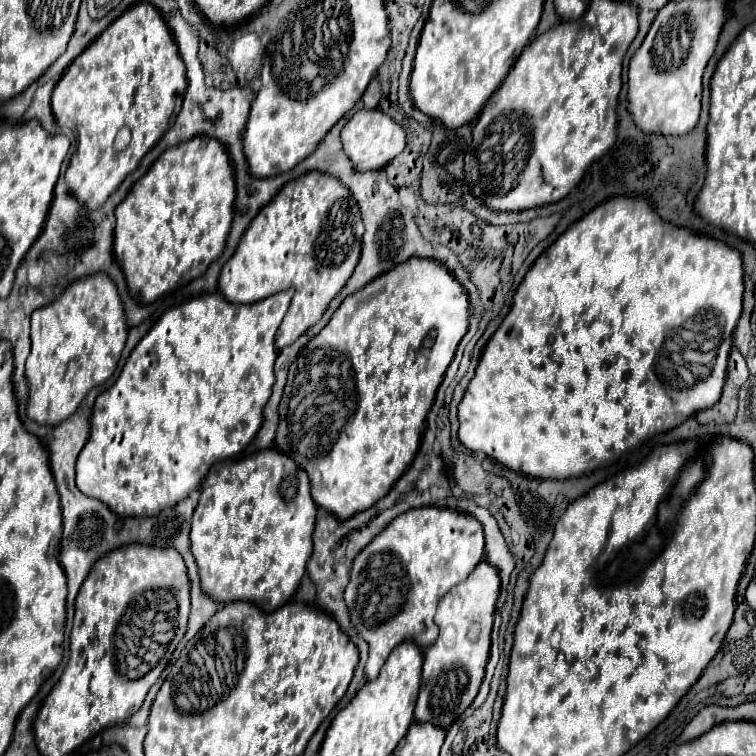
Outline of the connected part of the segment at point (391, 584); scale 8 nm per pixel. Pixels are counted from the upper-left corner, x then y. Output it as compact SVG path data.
M422 506L396 516L356 558L346 586L350 622L368 642L370 656L364 666L366 678L374 680L388 654L402 642L412 640L420 648L436 642L434 616L440 598L468 574L484 556L484 532L474 516L452 508Z

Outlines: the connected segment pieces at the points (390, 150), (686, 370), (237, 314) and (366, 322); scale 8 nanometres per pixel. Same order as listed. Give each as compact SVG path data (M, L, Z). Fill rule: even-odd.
M358 110L340 130L340 140L346 156L352 160L356 172L382 170L394 156L398 156L406 146L406 134L400 124L380 110Z
M612 198L596 206L582 220L574 222L546 252L532 264L522 284L514 294L512 308L500 328L488 340L482 362L476 366L476 374L468 384L468 390L458 406L460 420L460 442L474 452L484 452L488 458L504 464L506 468L546 480L568 480L584 476L600 466L612 464L630 448L640 446L644 439L654 434L668 432L682 424L692 414L712 408L722 394L726 380L726 362L732 350L732 334L742 314L742 292L744 292L744 270L738 250L732 250L718 240L700 240L686 228L676 228L664 222L644 198Z
M286 290L286 292L272 294L264 300L258 300L256 304L230 304L220 296L220 292L212 292L212 294L191 297L180 304L178 308L166 310L162 314L162 318L158 319L156 324L148 330L148 334L136 344L136 348L132 350L130 358L126 360L116 384L112 384L108 390L104 390L96 398L96 404L92 410L92 420L90 420L92 422L90 438L88 438L86 446L82 448L78 462L76 462L76 484L78 484L80 492L104 502L118 516L132 516L132 518L154 516L156 512L160 512L172 504L178 504L192 490L196 490L202 484L208 470L216 462L226 460L226 458L238 454L244 446L248 446L264 420L262 410L264 410L264 404L268 402L272 386L274 386L274 372L272 370L274 370L274 360L278 356L278 352L274 348L274 334L284 318L288 306L290 306L290 298L292 298L292 290Z
M412 258L412 260L406 260L404 264L398 264L396 268L386 272L384 276L378 276L376 280L368 282L360 292L354 292L352 296L348 296L348 300L344 300L344 304L340 304L340 308L334 312L330 322L320 330L320 334L316 334L300 350L296 360L290 364L288 382L286 382L286 388L284 388L284 394L280 400L280 408L278 408L280 424L278 424L278 432L276 432L276 446L286 456L292 456L292 460L296 460L296 464L300 464L300 468L304 468L308 472L314 502L318 506L322 506L324 510L328 510L330 514L334 514L340 522L352 518L358 512L372 508L380 498L384 498L388 494L388 490L394 486L394 482L410 466L412 458L418 452L420 436L426 426L426 414L434 402L436 390L444 378L446 368L450 366L450 362L456 354L456 346L460 344L464 332L468 330L468 318L470 318L468 292L462 288L462 284L438 260ZM332 400L340 402L342 406L328 406L328 402L332 402Z

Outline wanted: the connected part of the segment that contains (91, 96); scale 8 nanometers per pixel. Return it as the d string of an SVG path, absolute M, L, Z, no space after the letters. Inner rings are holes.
M148 2L128 8L68 66L52 92L52 112L58 126L72 128L78 136L66 184L86 210L100 208L174 124L184 88L184 64L176 42L160 12Z

